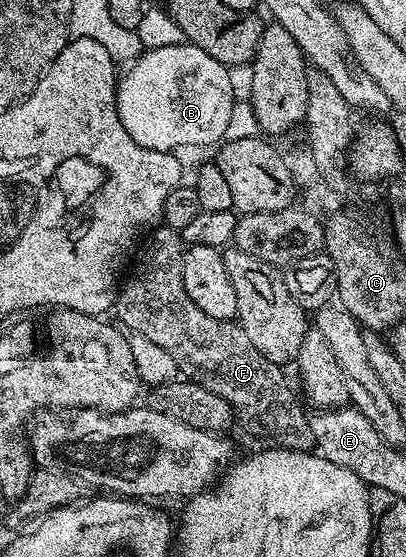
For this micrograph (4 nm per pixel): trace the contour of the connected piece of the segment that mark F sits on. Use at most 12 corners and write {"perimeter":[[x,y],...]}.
{"perimeter":[[160,225],[115,318],[287,451],[316,442],[285,368],[206,317]]}

